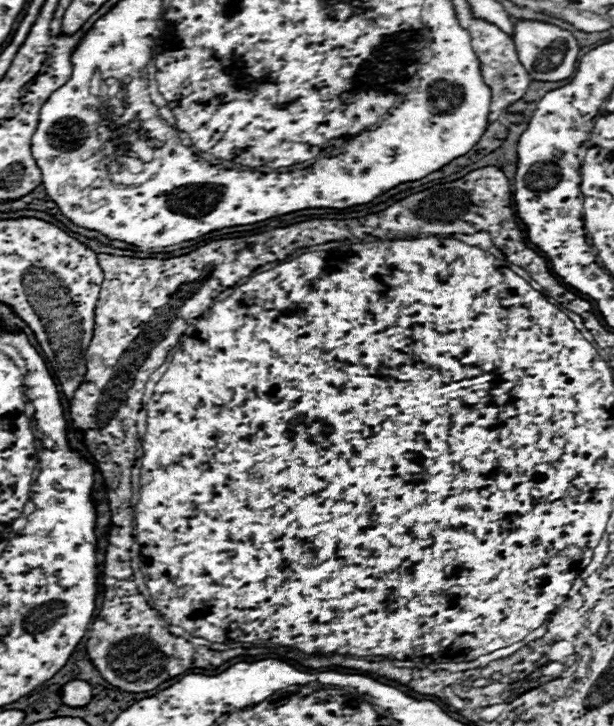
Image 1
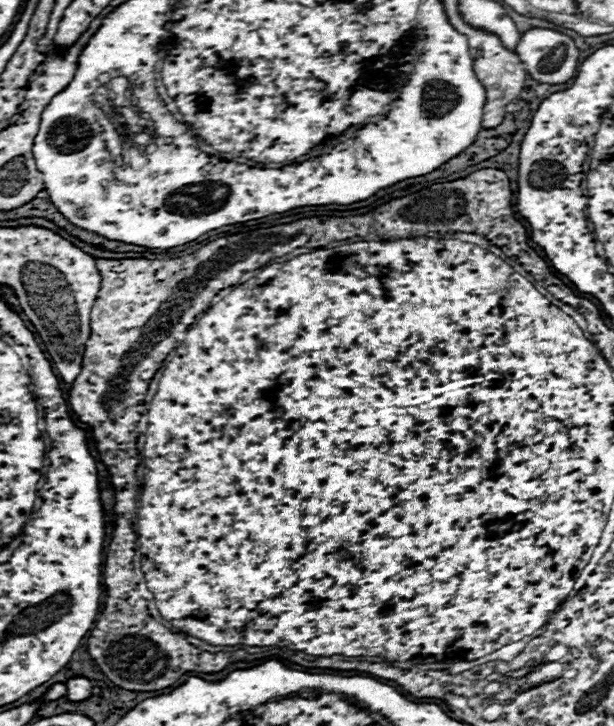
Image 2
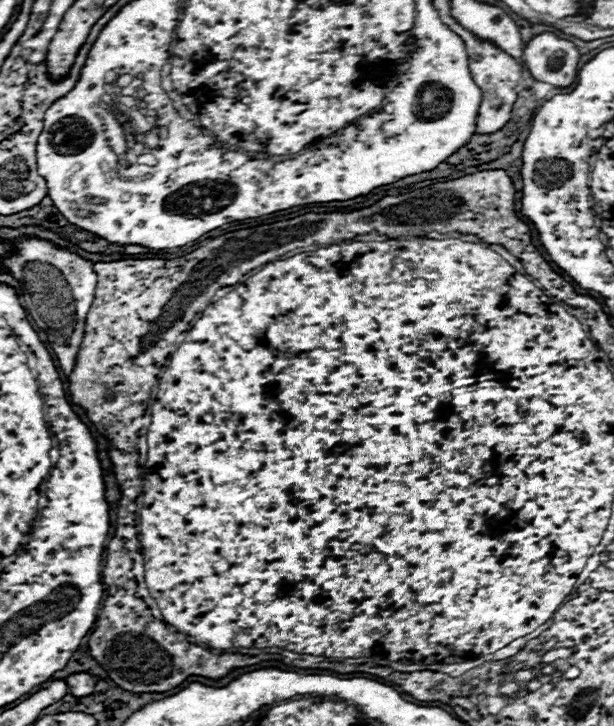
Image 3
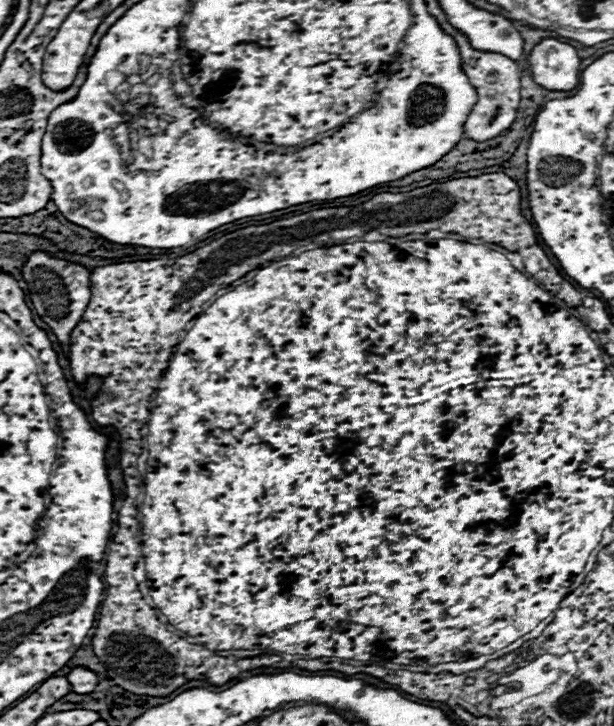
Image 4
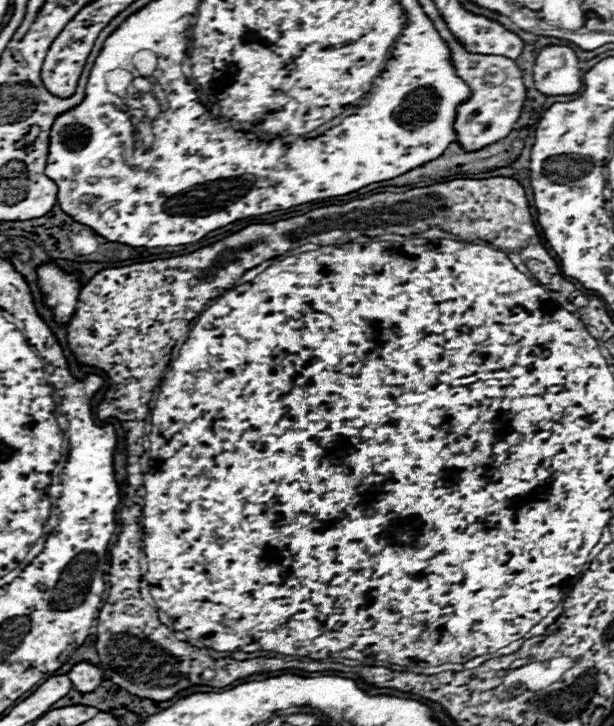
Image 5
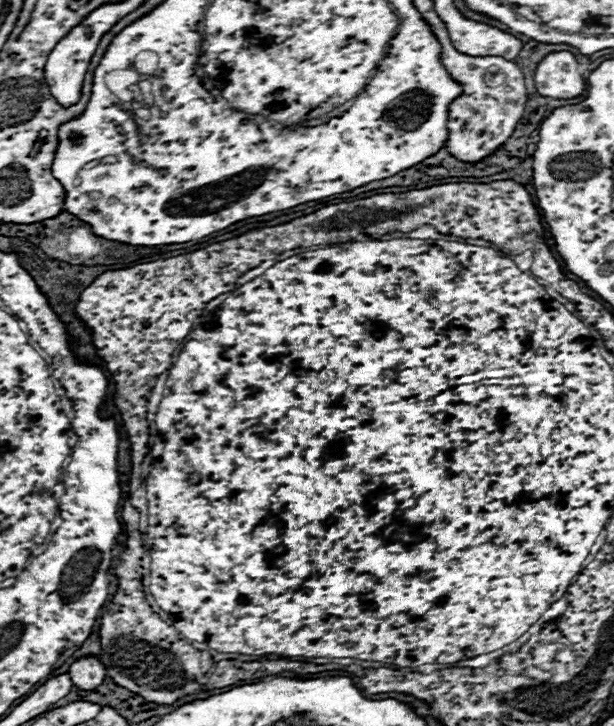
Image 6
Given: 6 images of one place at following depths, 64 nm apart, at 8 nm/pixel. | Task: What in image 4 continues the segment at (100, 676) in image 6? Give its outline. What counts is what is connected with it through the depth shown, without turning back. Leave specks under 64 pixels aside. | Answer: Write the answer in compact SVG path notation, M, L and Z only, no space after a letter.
M78 666L78 668L74 668L66 678L70 680L72 690L78 692L78 694L90 694L90 692L94 692L94 688L98 686L98 674L92 672L90 668Z

